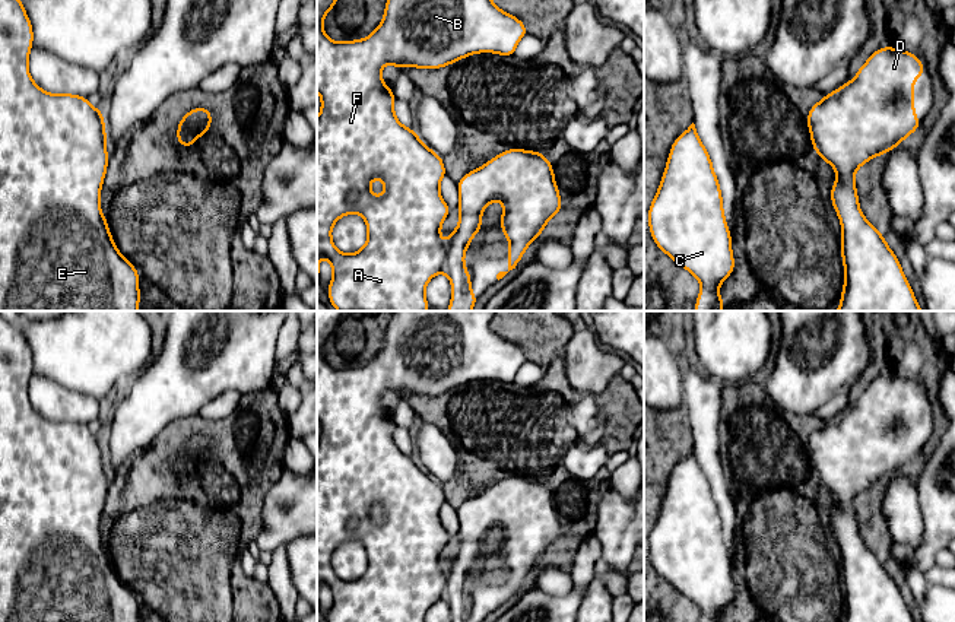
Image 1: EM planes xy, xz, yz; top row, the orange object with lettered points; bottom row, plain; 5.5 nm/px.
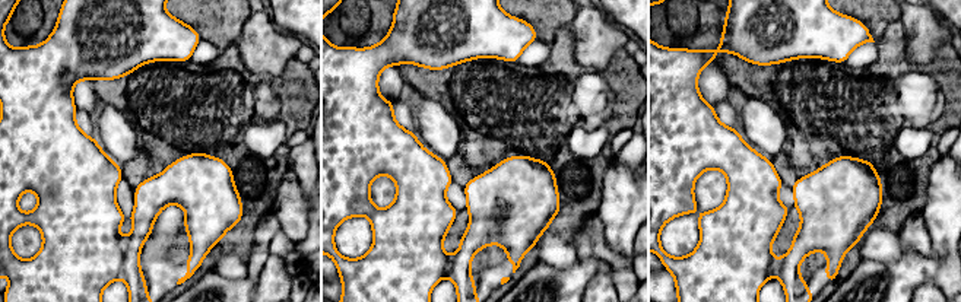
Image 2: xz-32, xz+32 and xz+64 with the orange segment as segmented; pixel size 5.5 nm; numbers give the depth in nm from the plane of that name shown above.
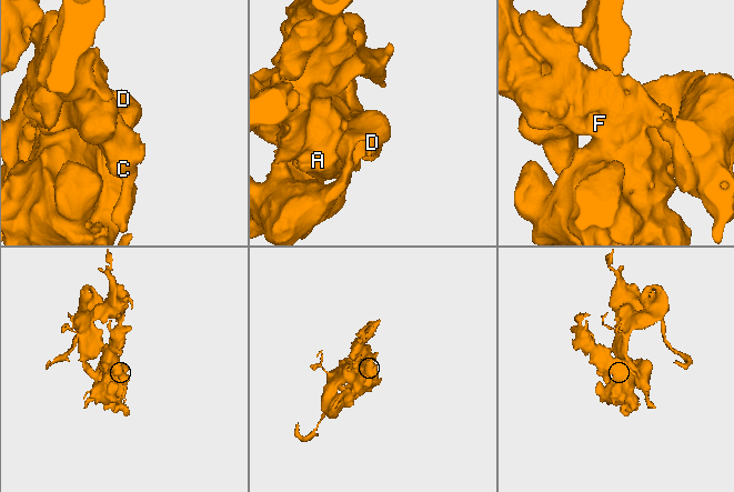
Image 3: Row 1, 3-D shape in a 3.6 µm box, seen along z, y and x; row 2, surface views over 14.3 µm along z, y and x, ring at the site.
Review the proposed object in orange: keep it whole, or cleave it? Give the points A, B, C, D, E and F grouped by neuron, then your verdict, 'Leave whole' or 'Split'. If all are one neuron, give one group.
Groups: A B C D E F. Leave whole

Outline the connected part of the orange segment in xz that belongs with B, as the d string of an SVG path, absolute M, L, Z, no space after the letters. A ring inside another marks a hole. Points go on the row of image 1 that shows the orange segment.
M317 0L317 92L321 98L321 110L320 115L317 117L317 282L320 279L320 269L318 269L318 258L326 257L331 267L333 267L333 277L327 288L327 295L330 299L330 305L334 307L337 311L428 311L431 307L425 298L425 288L428 282L437 273L445 273L451 282L451 302L447 311L472 311L479 299L479 295L473 295L472 289L472 279L469 274L467 267L464 266L464 254L470 245L470 239L480 232L482 226L482 215L483 209L498 200L504 204L504 212L499 219L499 228L502 229L504 235L510 242L510 251L507 254L508 258L508 270L499 272L496 279L502 279L510 270L515 269L515 266L521 261L526 248L537 239L537 237L545 231L548 220L552 216L556 216L562 210L562 200L559 196L559 190L553 175L553 165L545 158L542 152L534 150L524 150L524 149L508 149L496 155L495 158L489 159L485 165L478 169L467 172L457 181L460 201L460 220L457 228L451 232L448 241L444 244L440 238L441 234L441 223L450 213L450 206L442 200L440 194L440 183L447 175L445 165L442 158L431 150L423 142L419 140L416 130L404 127L394 115L394 104L396 96L393 93L393 88L388 88L381 79L381 69L384 64L390 63L396 66L399 70L404 67L416 67L416 69L441 69L450 66L464 57L478 54L478 53L494 53L505 57L514 57L515 47L521 38L524 38L527 32L527 26L515 16L501 10L498 6L492 4L491 0L387 0L384 7L384 18L383 22L377 26L374 32L371 32L364 39L348 39L346 42L336 42L331 41L323 28L323 19L326 15L334 9L337 0ZM374 178L381 178L384 181L384 194L381 197L375 197L371 193L369 183ZM356 213L362 215L367 229L368 238L365 245L353 253L345 254L339 251L331 239L331 228L333 225L346 215Z

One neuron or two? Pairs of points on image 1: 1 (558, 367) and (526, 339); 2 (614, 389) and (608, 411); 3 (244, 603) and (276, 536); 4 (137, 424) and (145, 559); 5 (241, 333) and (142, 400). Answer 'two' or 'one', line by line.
1: one
2: one
3: two
4: two
5: one

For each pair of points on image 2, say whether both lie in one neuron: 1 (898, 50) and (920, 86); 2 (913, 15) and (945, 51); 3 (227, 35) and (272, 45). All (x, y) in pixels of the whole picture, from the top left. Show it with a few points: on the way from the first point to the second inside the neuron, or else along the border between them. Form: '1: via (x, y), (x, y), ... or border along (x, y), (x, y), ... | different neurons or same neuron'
1: border along (941, 91), (929, 73), (903, 72), (890, 98) | different neurons
2: border along (945, 43), (928, 63), (912, 63) | different neurons
3: border along (250, 15), (235, 41), (240, 62), (247, 70) | different neurons

